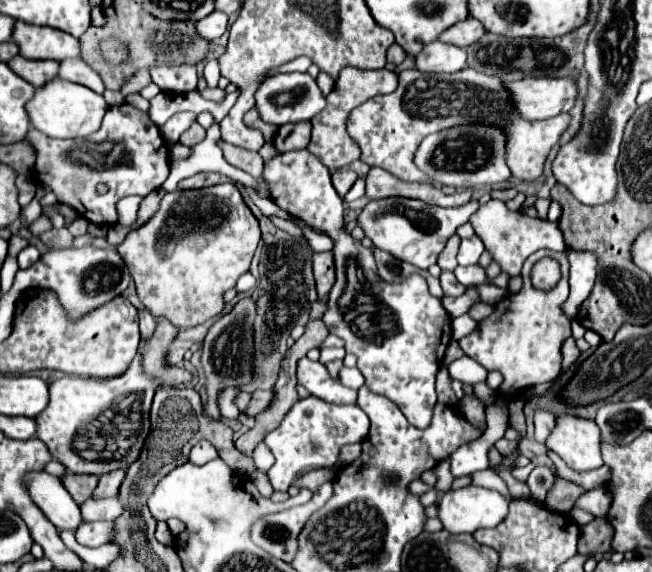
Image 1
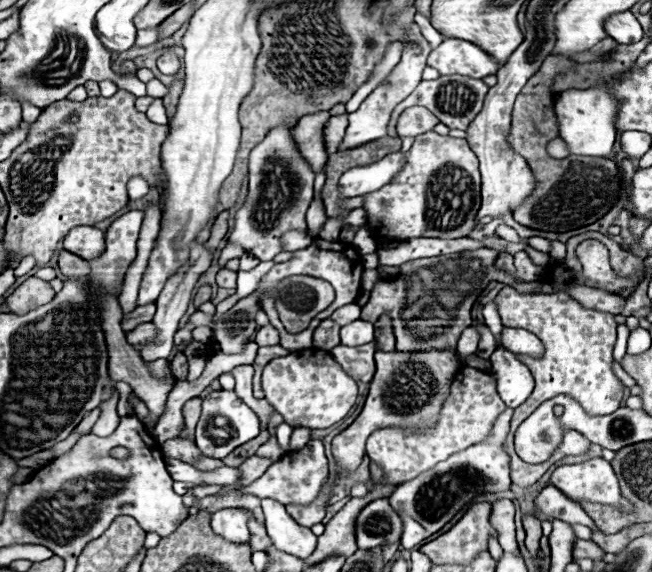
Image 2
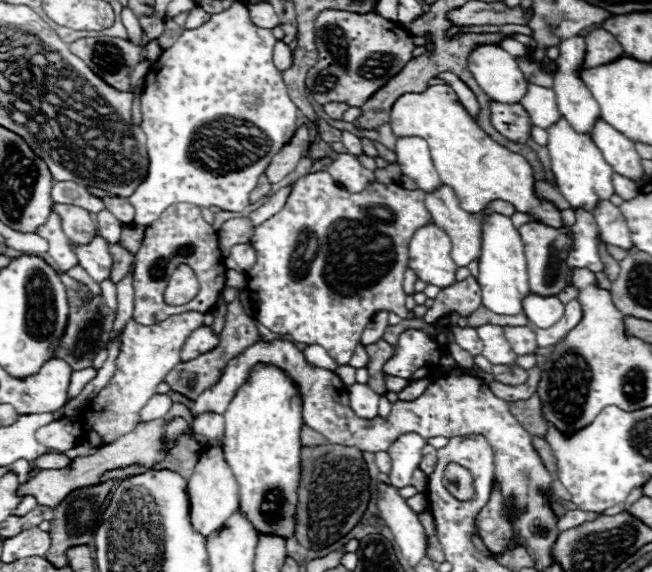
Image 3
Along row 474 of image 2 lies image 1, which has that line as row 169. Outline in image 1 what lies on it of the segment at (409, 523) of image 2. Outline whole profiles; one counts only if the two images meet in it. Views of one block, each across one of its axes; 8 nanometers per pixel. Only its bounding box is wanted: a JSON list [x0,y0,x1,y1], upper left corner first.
[414,124,510,188]

